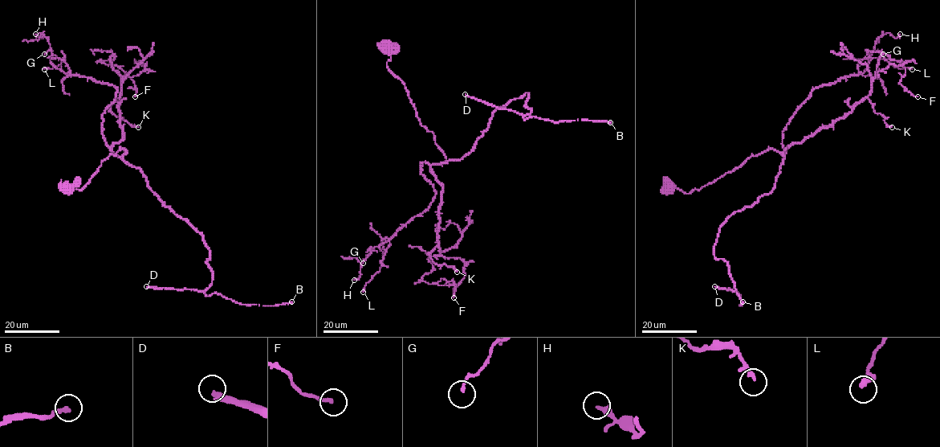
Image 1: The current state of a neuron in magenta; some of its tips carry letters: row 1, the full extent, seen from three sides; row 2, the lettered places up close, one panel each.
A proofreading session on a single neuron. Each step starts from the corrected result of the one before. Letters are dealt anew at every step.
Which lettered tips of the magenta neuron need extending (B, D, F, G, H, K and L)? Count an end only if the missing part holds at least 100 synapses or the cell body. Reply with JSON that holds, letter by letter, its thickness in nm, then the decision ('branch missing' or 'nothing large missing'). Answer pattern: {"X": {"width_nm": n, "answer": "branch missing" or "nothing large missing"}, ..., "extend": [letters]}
{"B": {"width_nm": 200, "answer": "branch missing"}, "D": {"width_nm": 320, "answer": "branch missing"}, "F": {"width_nm": 180, "answer": "nothing large missing"}, "G": {"width_nm": 140, "answer": "nothing large missing"}, "H": {"width_nm": 280, "answer": "nothing large missing"}, "K": {"width_nm": 160, "answer": "nothing large missing"}, "L": {"width_nm": 380, "answer": "nothing large missing"}, "extend": ["B", "D"]}

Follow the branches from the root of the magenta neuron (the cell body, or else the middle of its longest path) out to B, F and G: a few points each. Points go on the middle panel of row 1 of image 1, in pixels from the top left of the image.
B: (385, 48), (441, 163), (467, 154), (492, 113), (525, 93), (525, 119), (610, 122)
F: (385, 48), (388, 68), (445, 158), (430, 166), (441, 186), (440, 254), (422, 279), (453, 280), (453, 297)
G: (385, 48), (388, 68), (445, 160), (421, 162), (433, 201), (369, 248), (363, 263)

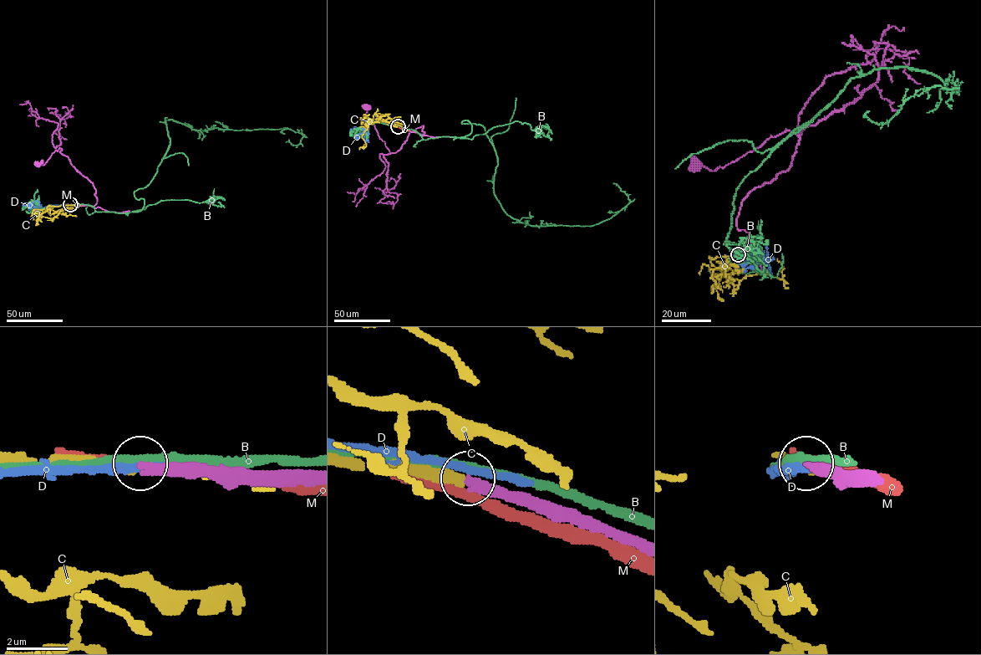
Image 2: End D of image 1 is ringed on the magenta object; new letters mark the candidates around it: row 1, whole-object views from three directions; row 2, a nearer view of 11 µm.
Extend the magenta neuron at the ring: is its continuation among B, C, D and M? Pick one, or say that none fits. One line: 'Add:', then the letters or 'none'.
Add: C

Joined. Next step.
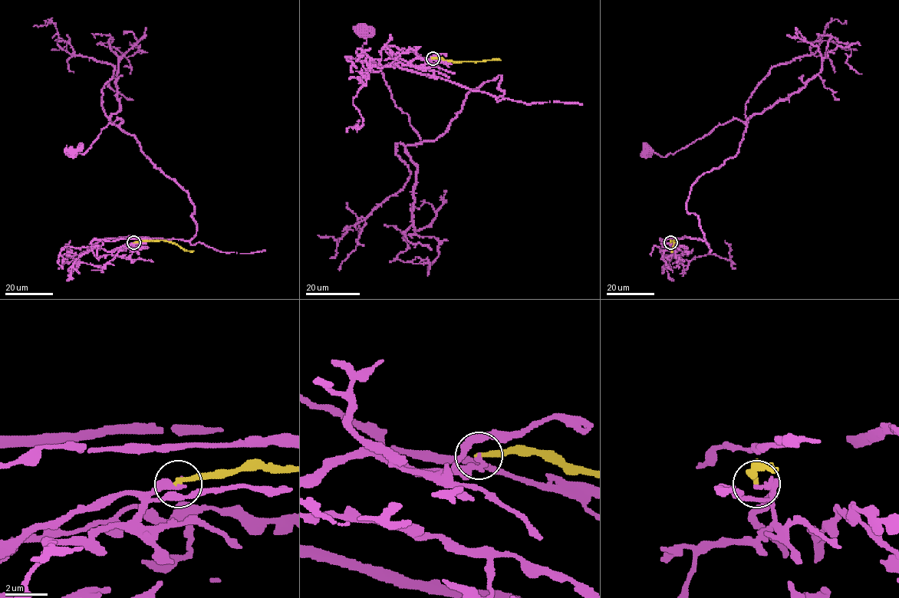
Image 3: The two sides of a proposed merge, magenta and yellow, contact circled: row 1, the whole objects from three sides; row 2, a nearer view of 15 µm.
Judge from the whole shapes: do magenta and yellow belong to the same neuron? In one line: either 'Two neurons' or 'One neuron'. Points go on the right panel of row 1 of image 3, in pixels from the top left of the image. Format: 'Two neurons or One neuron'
Two neurons

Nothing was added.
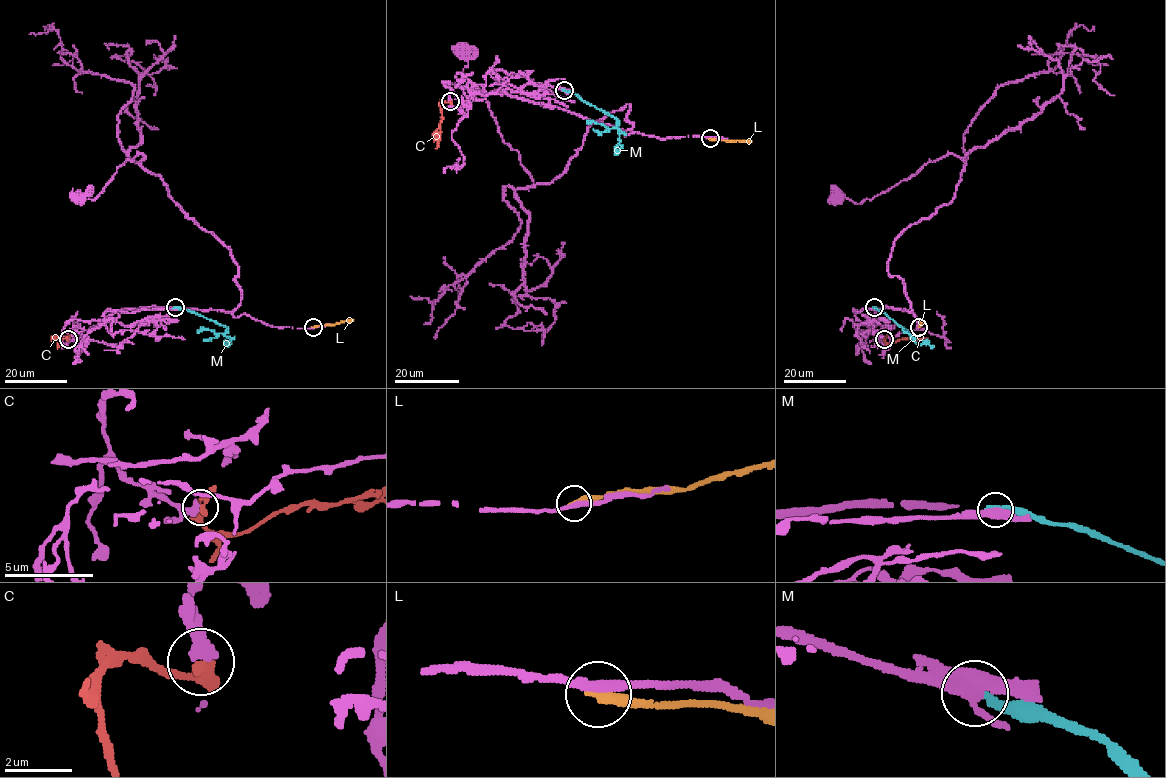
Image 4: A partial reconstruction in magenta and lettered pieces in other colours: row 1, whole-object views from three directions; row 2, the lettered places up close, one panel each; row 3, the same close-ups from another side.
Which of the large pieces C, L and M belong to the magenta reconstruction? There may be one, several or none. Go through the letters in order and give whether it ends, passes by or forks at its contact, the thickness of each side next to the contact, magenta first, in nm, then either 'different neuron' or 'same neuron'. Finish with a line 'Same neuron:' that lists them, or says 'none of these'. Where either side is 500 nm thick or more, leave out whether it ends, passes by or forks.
C: it passes by; calibres 320 and 280 nm; same neuron
L: it ends; calibres 240 and 360 nm; different neuron
M: it ends; calibres 400 and 300 nm; different neuron
Same neuron: C

